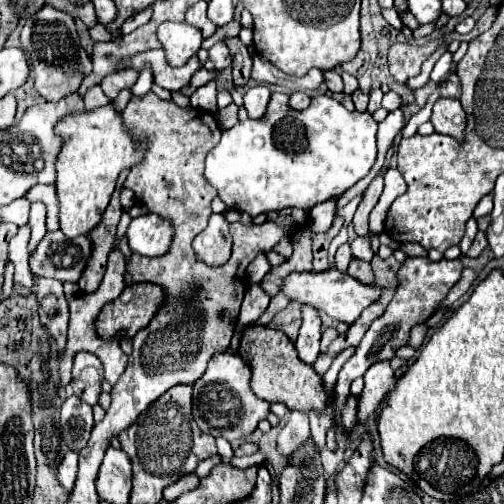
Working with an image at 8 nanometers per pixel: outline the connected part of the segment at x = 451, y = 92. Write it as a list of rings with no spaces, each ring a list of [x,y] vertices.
[[[455,73],[449,75],[449,79],[443,83],[441,95],[443,97],[451,97],[451,99],[459,99],[461,97],[461,83],[459,83],[459,77]]]

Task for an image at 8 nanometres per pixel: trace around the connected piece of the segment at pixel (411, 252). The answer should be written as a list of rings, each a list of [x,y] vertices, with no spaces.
[[[406,242],[402,243],[400,248],[408,257],[427,257],[428,252],[419,243]]]

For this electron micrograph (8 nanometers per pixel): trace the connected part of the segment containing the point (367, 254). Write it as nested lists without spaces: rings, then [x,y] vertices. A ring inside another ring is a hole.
[[[355,237],[355,241],[351,243],[351,255],[353,259],[359,259],[359,261],[371,261],[373,251],[371,251],[369,237]]]

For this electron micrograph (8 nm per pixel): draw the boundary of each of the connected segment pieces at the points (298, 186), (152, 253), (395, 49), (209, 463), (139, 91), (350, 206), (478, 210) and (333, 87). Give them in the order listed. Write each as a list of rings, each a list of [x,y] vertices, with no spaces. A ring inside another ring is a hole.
[[[273,93],[273,95],[271,95],[271,101],[269,101],[269,107],[267,107],[267,113],[265,113],[259,121],[247,119],[247,121],[243,121],[243,123],[233,125],[233,127],[227,129],[227,131],[223,131],[219,145],[217,145],[217,147],[207,155],[207,159],[205,159],[205,177],[207,177],[207,181],[219,191],[219,197],[223,199],[223,203],[225,203],[229,209],[243,211],[243,213],[247,213],[247,215],[251,215],[251,217],[255,217],[255,215],[259,215],[259,213],[281,211],[281,209],[287,209],[287,207],[311,209],[311,207],[315,207],[315,205],[331,199],[331,197],[343,195],[347,189],[351,189],[359,179],[363,179],[363,177],[371,171],[371,167],[373,167],[373,163],[375,163],[375,159],[377,159],[375,135],[377,135],[377,123],[375,123],[375,119],[373,119],[369,113],[347,111],[339,101],[335,101],[335,99],[331,99],[331,97],[327,97],[327,95],[313,97],[313,99],[311,99],[311,105],[309,105],[307,109],[295,111],[295,109],[289,107],[289,95],[285,95],[285,93]],[[301,131],[305,131],[306,139],[295,139],[295,133],[301,133]]]
[[[147,213],[131,221],[127,239],[131,251],[145,257],[163,257],[171,247],[173,225],[169,219],[157,213]]]
[[[443,37],[435,39],[435,41],[429,41],[423,47],[407,45],[407,43],[395,43],[389,49],[389,69],[391,69],[391,75],[399,83],[405,83],[407,79],[417,77],[419,71],[421,71],[423,61],[439,47],[441,41],[443,41]]]
[[[219,455],[214,456],[214,458],[209,458],[204,461],[201,461],[195,470],[195,474],[199,478],[203,478],[210,473],[211,469],[214,466],[220,463],[221,463],[221,458]]]
[[[145,69],[141,75],[139,75],[139,79],[137,79],[137,83],[131,87],[131,95],[133,97],[143,97],[145,93],[149,93],[151,91],[151,71],[149,69]]]
[[[359,193],[357,197],[353,197],[341,211],[337,211],[337,215],[341,215],[343,219],[345,219],[345,225],[349,225],[351,223],[351,217],[355,215],[355,209],[359,207],[359,203],[361,203],[361,199],[363,199],[363,193]]]
[[[485,195],[485,197],[479,201],[479,205],[475,207],[473,217],[479,219],[479,217],[483,217],[483,215],[489,215],[491,209],[493,209],[493,197],[491,197],[491,195]]]
[[[333,69],[325,71],[325,83],[327,83],[331,93],[343,93],[343,81],[341,81],[337,71],[333,71]]]

